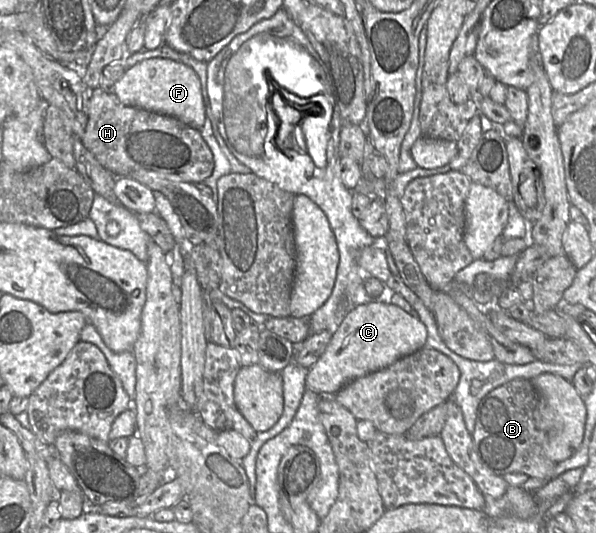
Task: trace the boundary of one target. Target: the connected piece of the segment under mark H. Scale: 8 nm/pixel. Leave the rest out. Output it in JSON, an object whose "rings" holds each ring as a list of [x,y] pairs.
{"rings":[[[100,87],[90,90],[88,122],[80,141],[117,178],[129,177],[138,170],[149,170],[176,182],[202,183],[214,169],[213,154],[200,130],[173,116],[124,105],[114,93],[107,93]]]}

